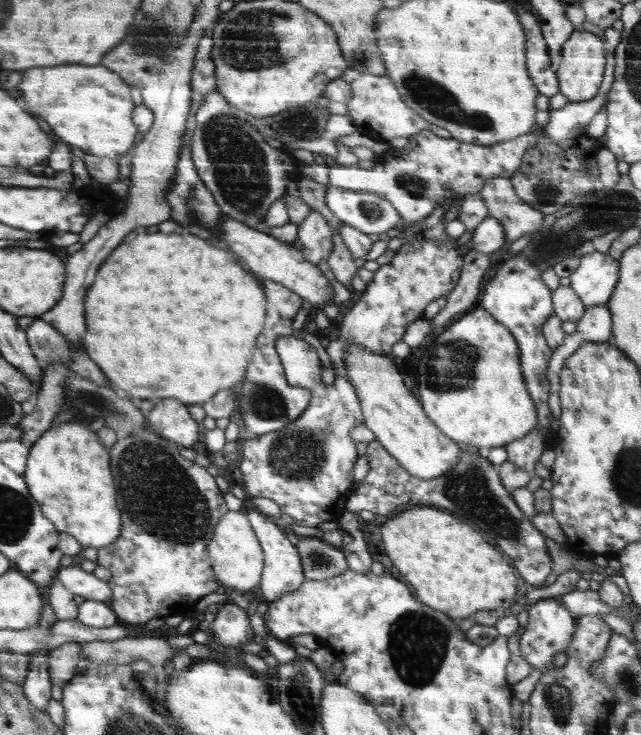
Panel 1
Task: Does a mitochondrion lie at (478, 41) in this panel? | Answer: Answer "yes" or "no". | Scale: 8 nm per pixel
no

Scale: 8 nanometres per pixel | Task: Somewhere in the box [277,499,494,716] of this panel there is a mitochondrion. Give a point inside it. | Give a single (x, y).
(418, 642)

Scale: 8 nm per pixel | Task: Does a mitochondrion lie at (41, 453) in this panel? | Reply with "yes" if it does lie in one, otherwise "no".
no

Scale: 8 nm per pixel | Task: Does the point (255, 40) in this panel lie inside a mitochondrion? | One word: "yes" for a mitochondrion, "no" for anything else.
yes

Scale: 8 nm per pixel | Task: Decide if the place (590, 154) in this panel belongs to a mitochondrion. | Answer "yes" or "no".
no

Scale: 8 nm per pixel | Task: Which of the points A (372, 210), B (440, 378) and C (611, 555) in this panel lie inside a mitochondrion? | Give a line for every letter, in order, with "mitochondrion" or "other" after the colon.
A: mitochondrion
B: mitochondrion
C: other

